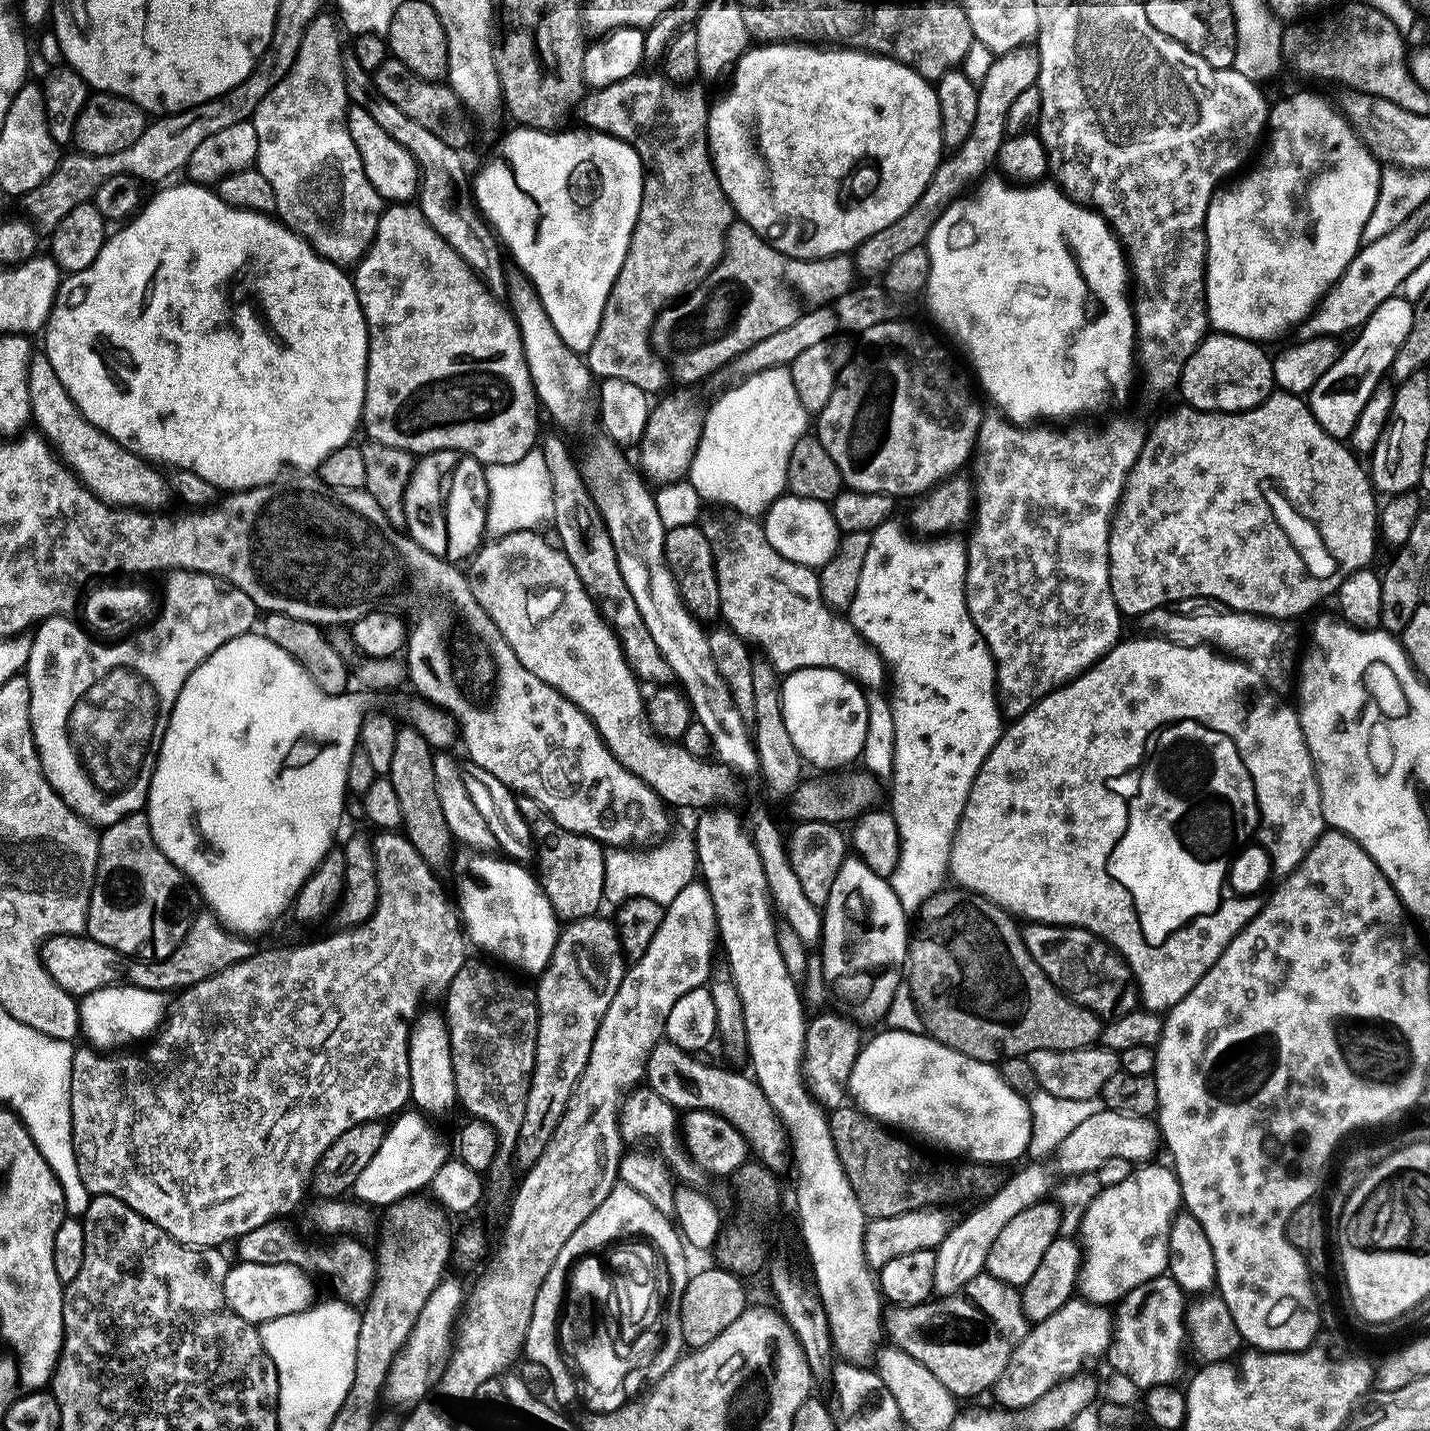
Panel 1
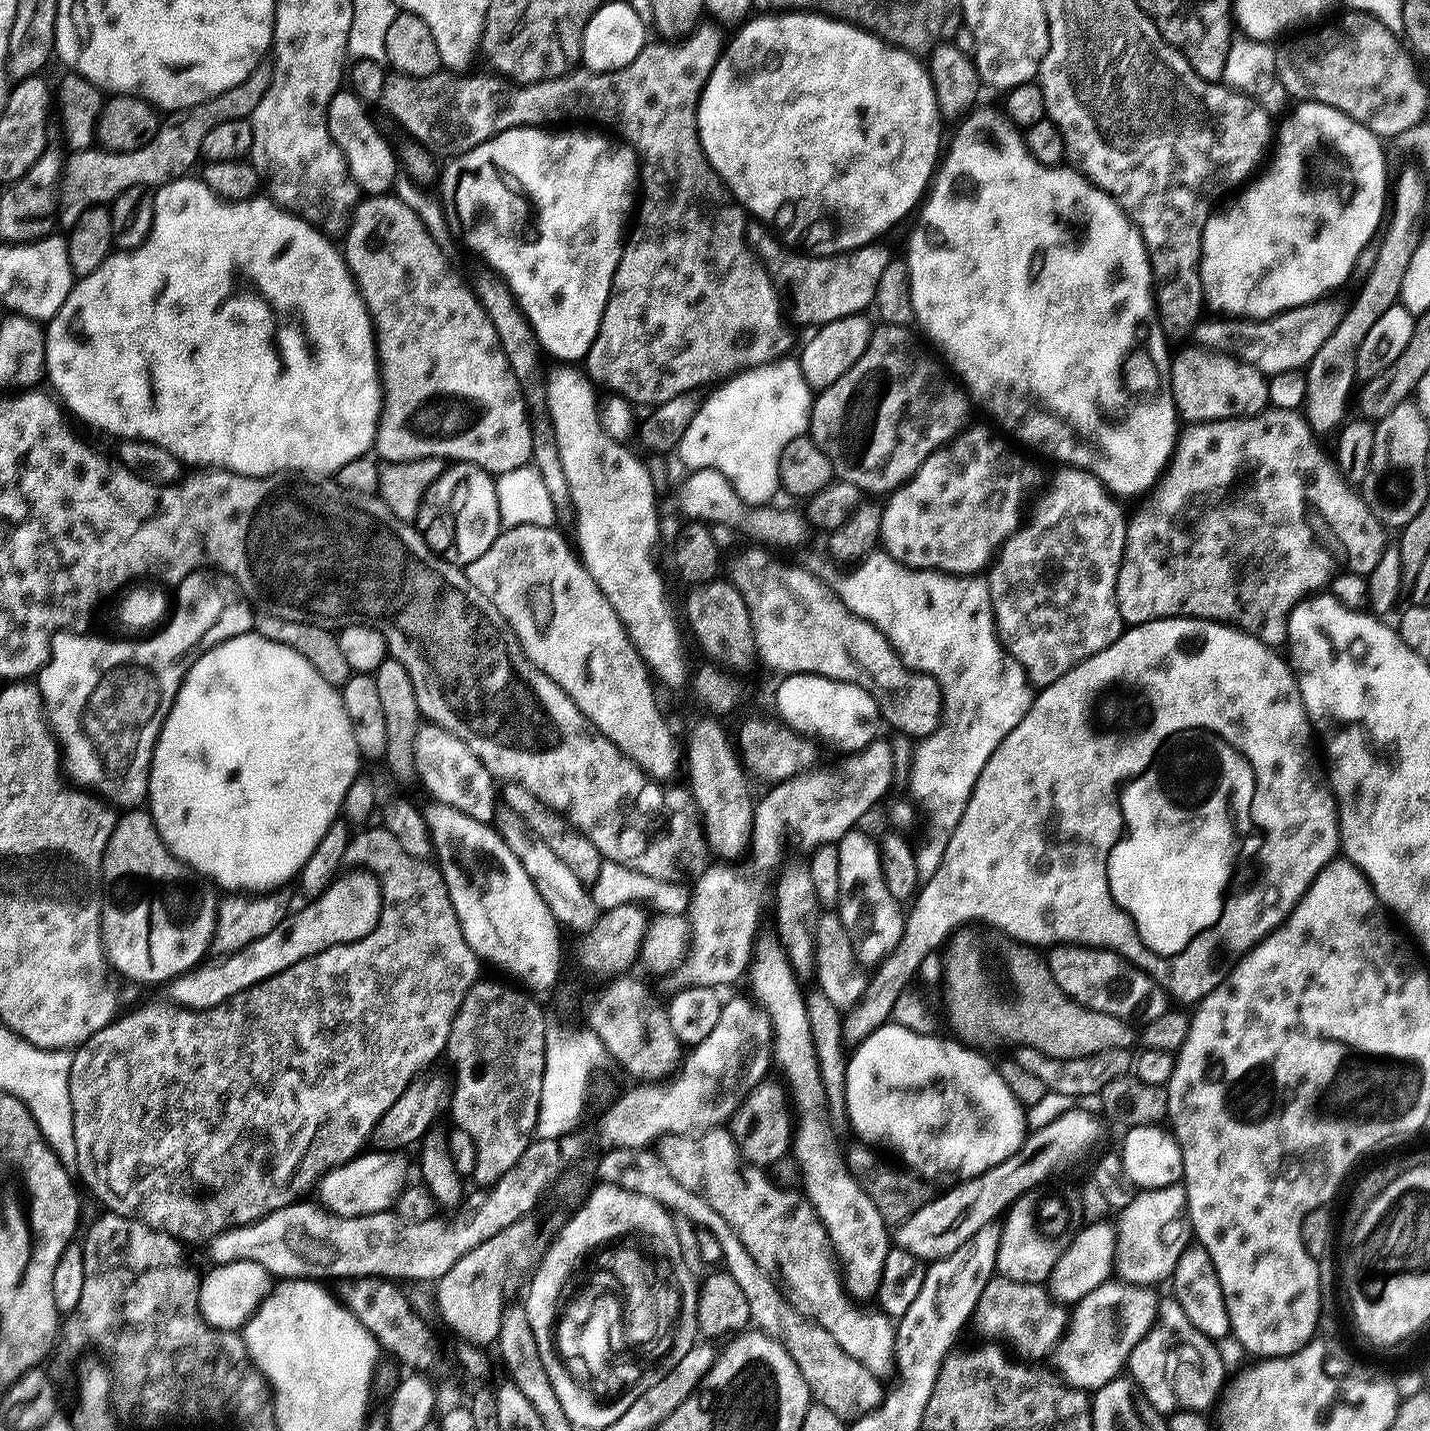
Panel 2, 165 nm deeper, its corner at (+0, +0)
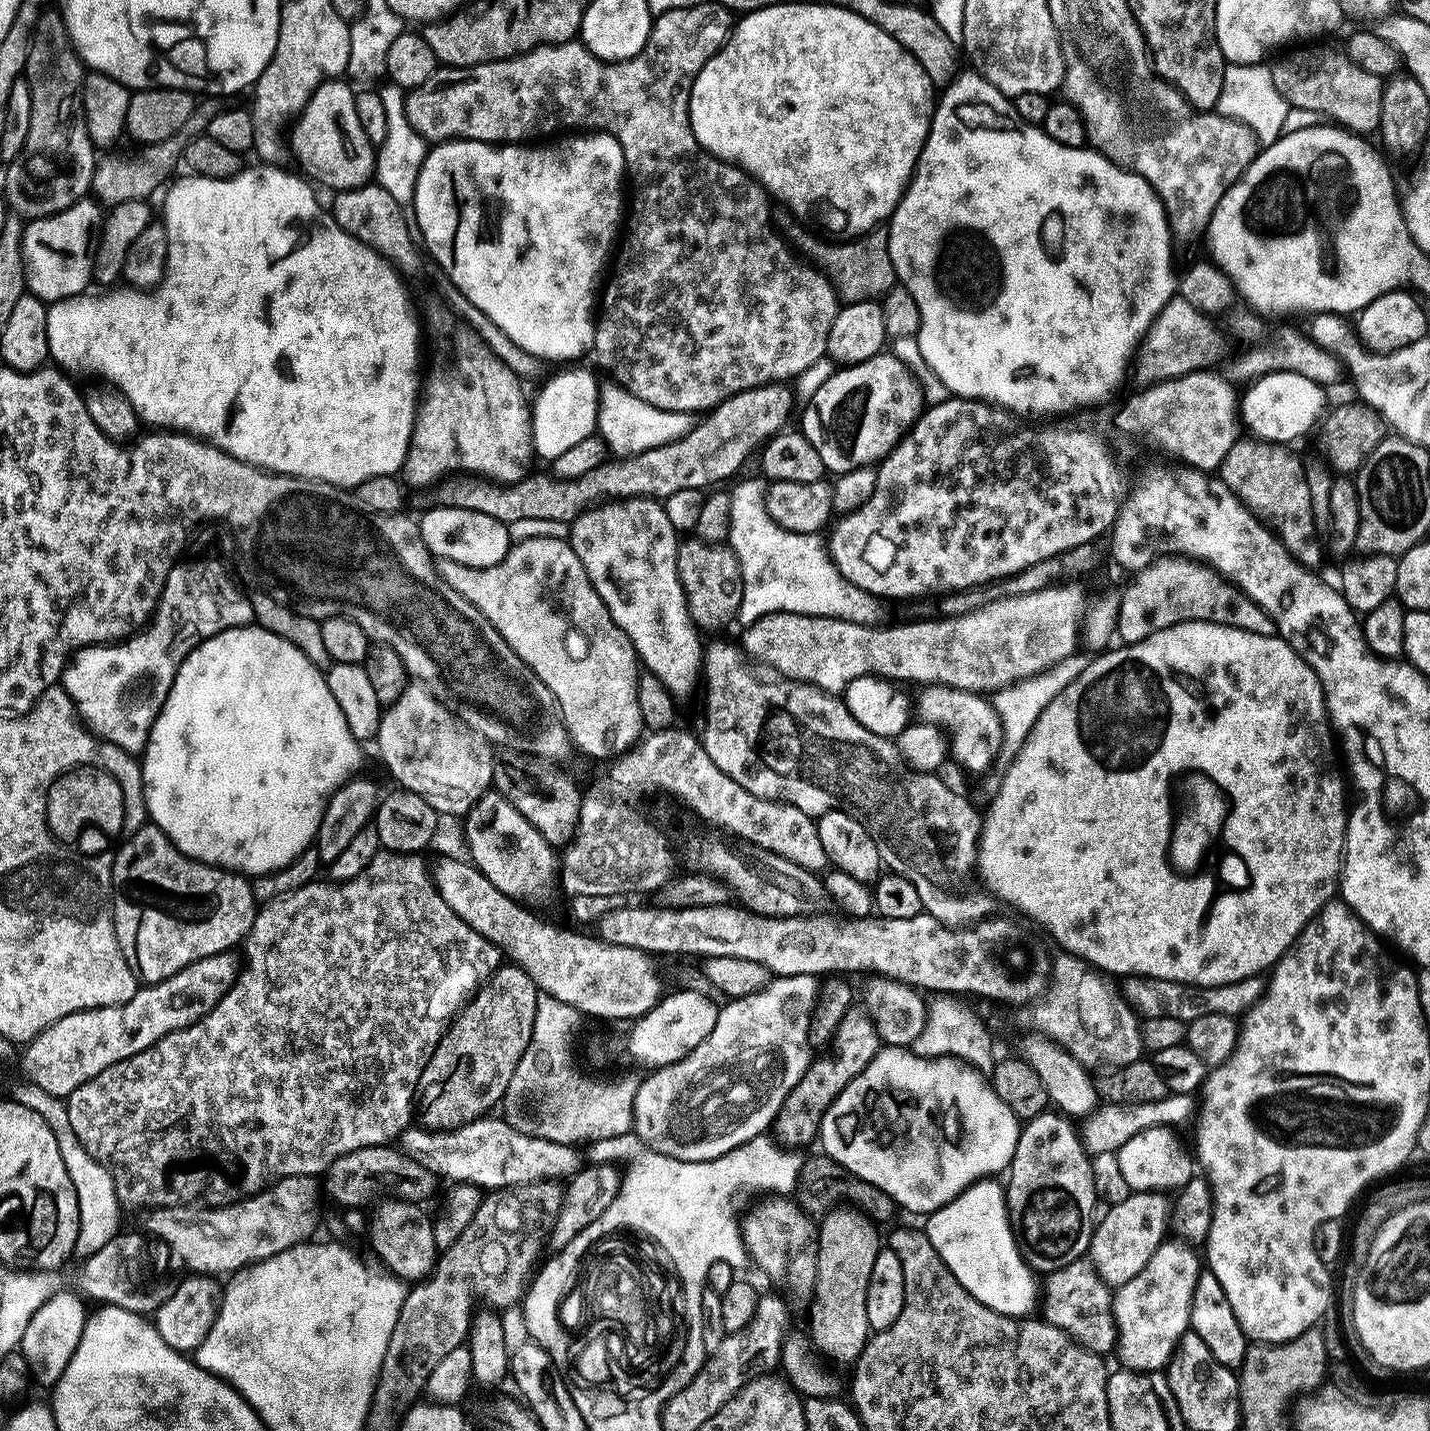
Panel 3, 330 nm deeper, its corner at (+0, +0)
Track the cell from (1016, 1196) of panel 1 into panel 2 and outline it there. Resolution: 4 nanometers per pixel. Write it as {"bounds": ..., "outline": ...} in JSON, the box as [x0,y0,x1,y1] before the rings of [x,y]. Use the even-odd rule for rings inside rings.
{"bounds":[894,1222,1001,1410],"outline":[[[996,1222],[982,1226],[982,1230],[971,1236],[966,1244],[958,1246],[954,1254],[950,1254],[945,1260],[933,1260],[927,1265],[918,1298],[910,1302],[910,1310],[906,1310],[906,1314],[902,1314],[895,1325],[894,1364],[898,1372],[900,1368],[900,1389],[894,1395],[897,1409],[923,1410],[926,1402],[930,1402],[935,1375],[915,1376],[912,1367],[915,1364],[932,1364],[933,1369],[939,1370],[948,1353],[953,1351],[955,1344],[952,1343],[955,1342],[956,1335],[963,1330],[968,1319],[973,1319],[982,1298],[982,1290],[986,1290],[986,1286],[994,1279],[1000,1230],[1001,1225]]]}

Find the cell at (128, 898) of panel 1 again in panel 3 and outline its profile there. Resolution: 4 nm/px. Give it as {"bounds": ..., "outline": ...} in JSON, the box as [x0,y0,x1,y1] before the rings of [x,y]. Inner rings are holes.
{"bounds":[112,822,258,985],"outline":[[[145,822],[129,836],[132,837],[120,849],[115,849],[112,861],[112,921],[118,938],[118,946],[122,950],[122,954],[126,958],[130,970],[135,974],[137,981],[149,985],[160,984],[164,980],[169,980],[178,970],[182,970],[202,958],[235,949],[235,944],[251,928],[254,928],[258,905],[256,899],[252,897],[251,883],[243,875],[229,872],[226,868],[217,868],[214,864],[204,864],[201,860],[191,860],[188,855],[178,851],[173,846],[172,839],[157,824]]]}

